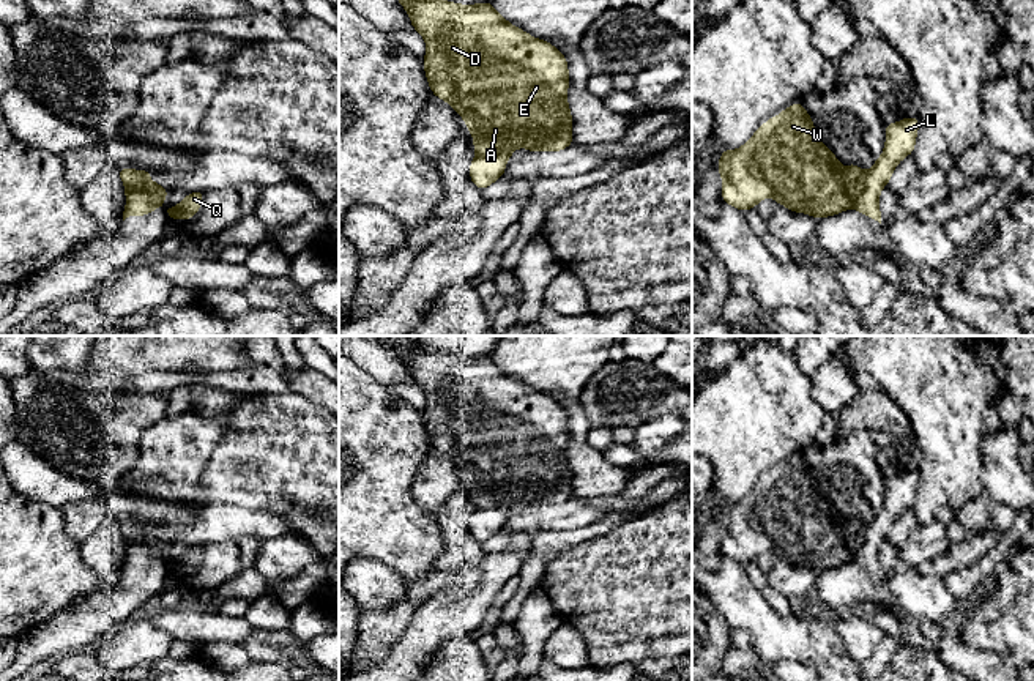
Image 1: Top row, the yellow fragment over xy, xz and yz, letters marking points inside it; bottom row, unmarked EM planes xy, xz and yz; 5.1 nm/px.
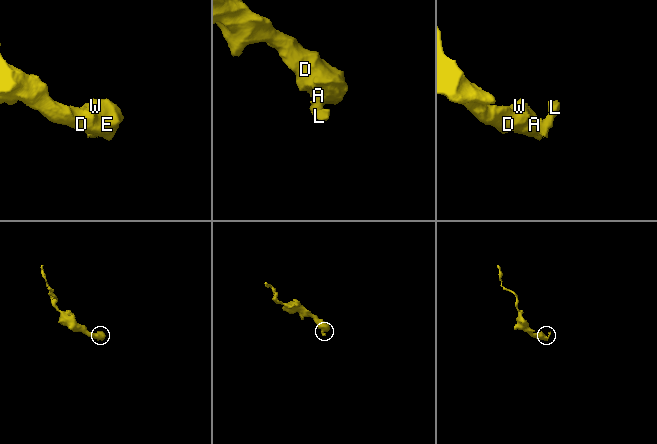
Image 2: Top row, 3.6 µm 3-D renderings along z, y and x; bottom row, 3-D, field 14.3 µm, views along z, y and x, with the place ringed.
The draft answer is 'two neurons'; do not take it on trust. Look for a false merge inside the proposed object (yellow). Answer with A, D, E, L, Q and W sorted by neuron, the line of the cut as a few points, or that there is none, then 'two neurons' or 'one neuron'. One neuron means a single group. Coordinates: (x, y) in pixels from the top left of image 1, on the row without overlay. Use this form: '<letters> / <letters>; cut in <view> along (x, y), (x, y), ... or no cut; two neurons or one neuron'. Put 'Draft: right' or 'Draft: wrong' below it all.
A D E Q W / L; cut in xy along (125, 538), (148, 541), (158, 550), (159, 558); two neurons
Draft: right

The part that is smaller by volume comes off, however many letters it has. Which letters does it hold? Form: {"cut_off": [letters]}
{"cut_off": ["L"]}

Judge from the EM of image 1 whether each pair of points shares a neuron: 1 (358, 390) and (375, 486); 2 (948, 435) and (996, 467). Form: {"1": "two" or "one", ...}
{"1": "one", "2": "two"}

